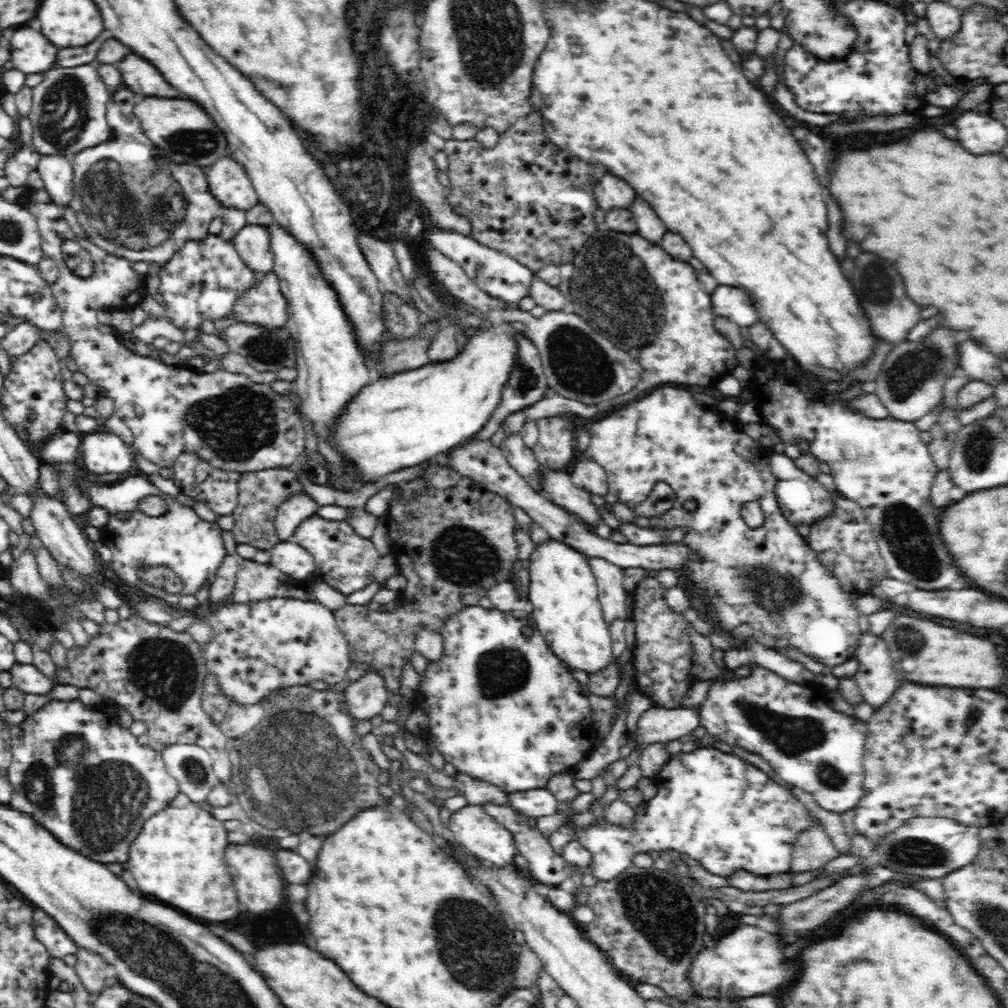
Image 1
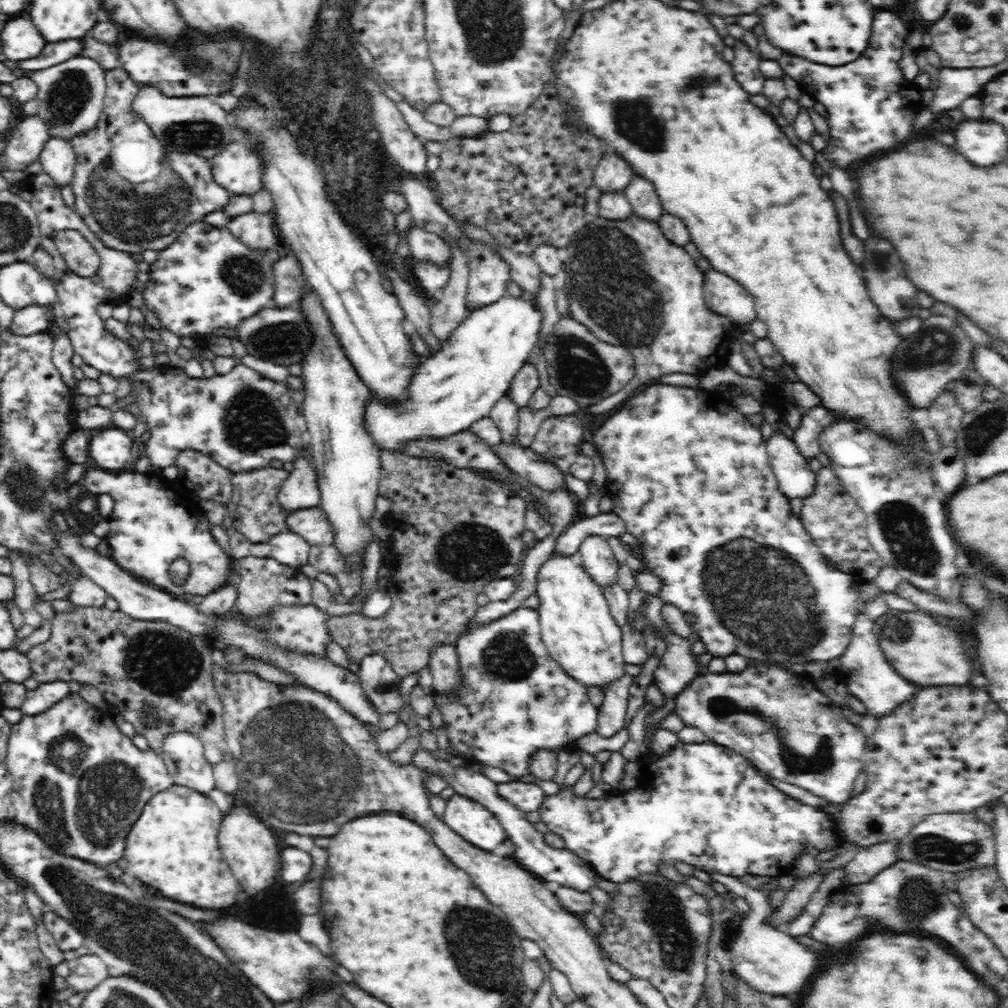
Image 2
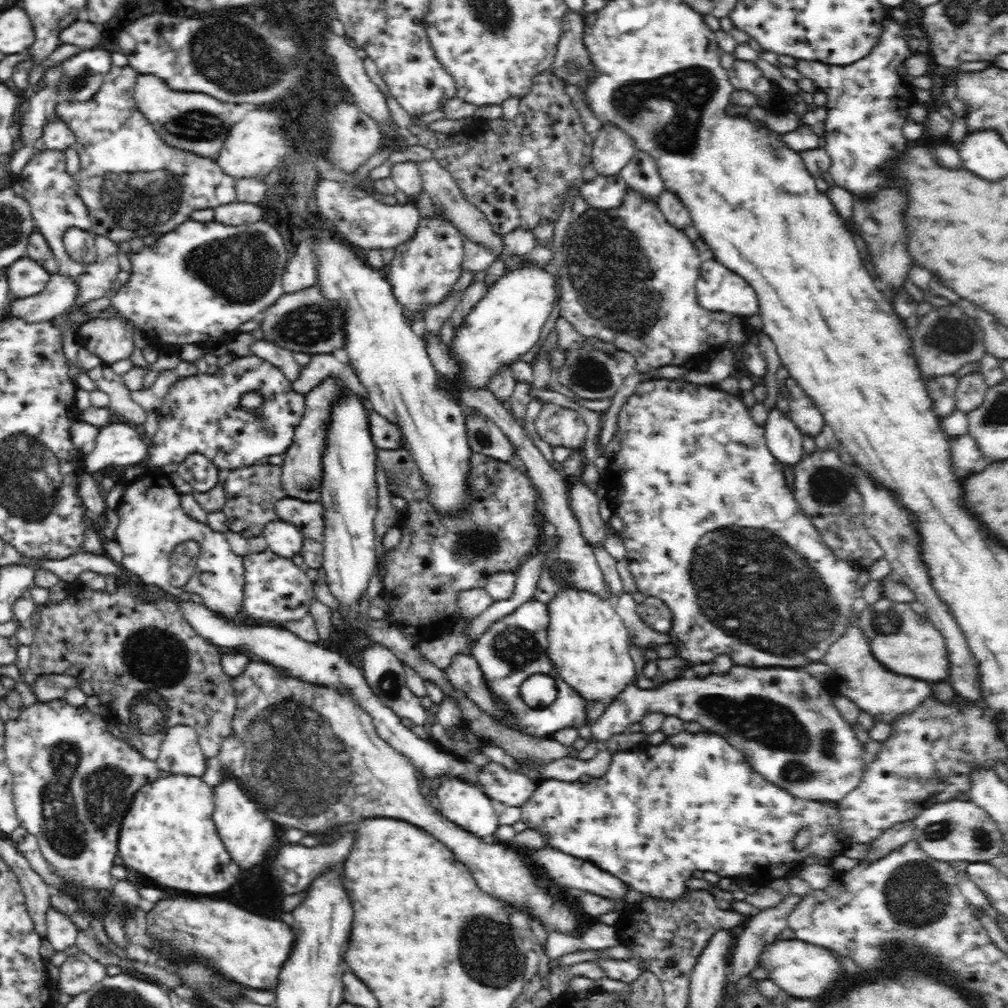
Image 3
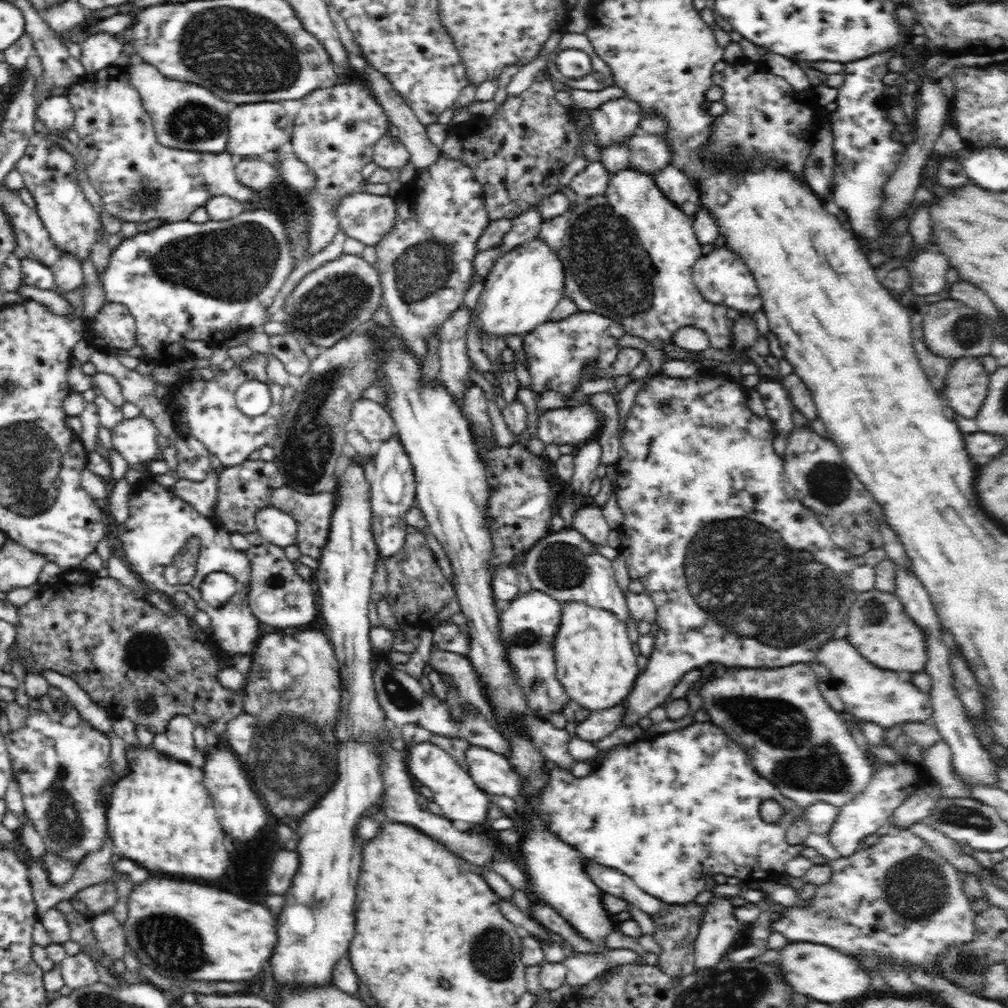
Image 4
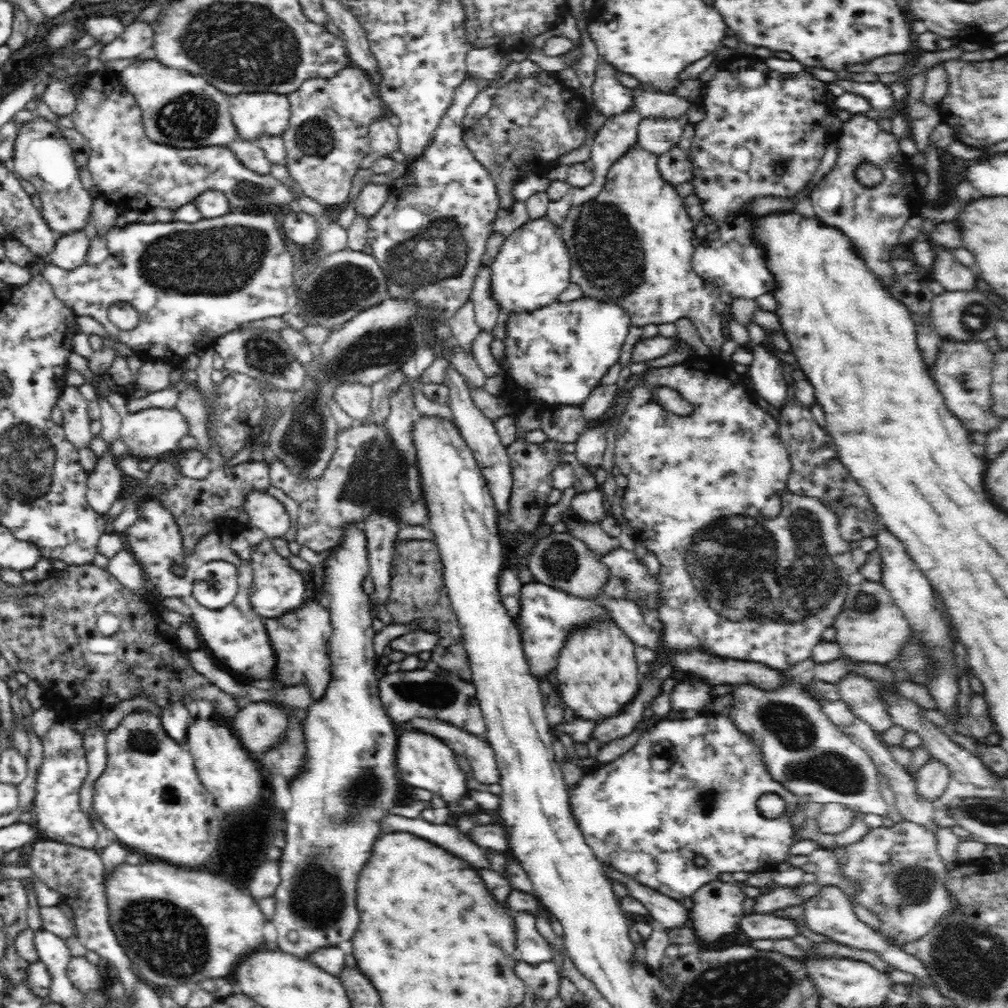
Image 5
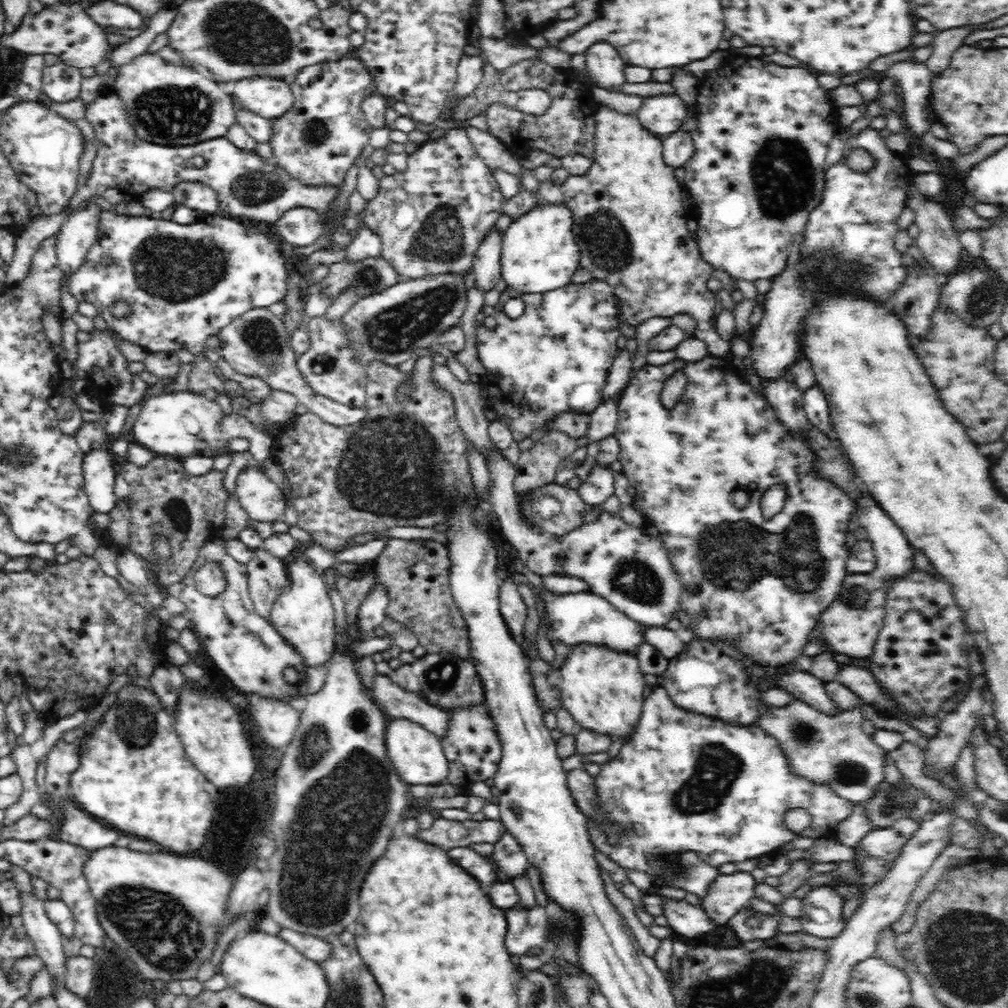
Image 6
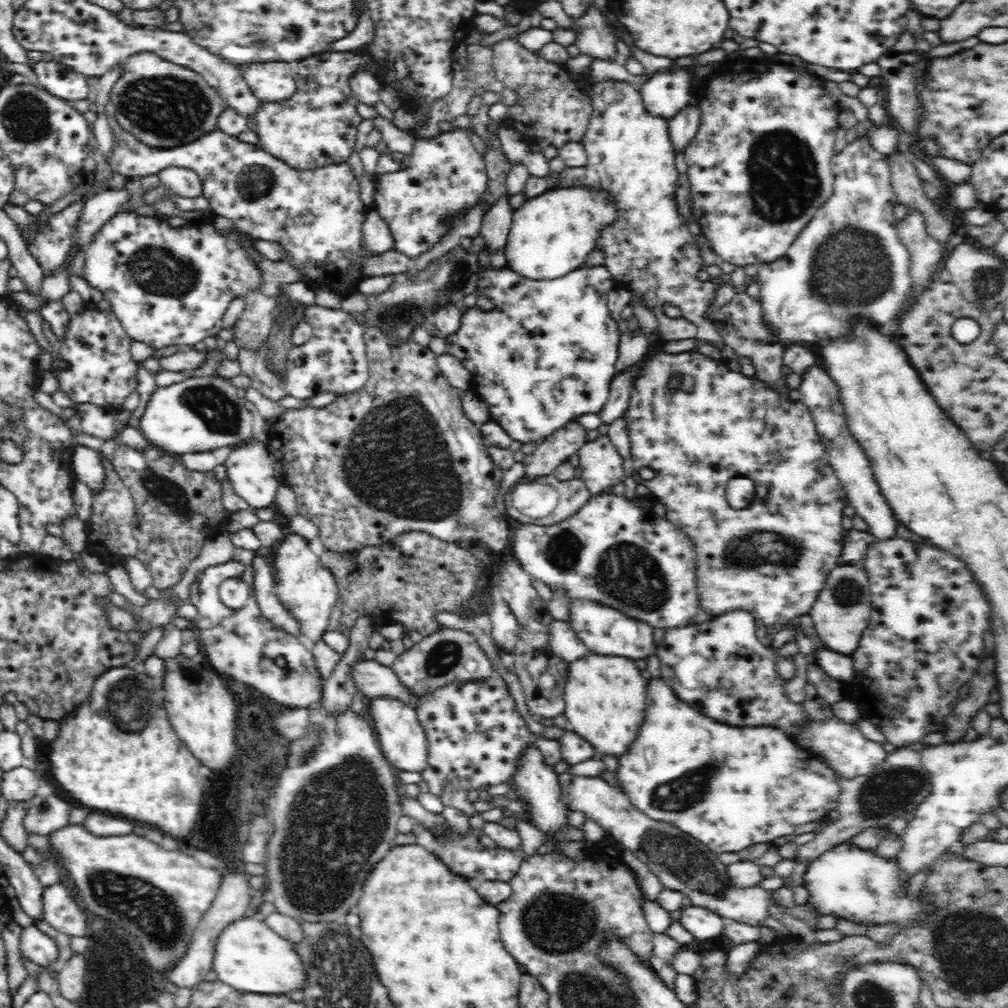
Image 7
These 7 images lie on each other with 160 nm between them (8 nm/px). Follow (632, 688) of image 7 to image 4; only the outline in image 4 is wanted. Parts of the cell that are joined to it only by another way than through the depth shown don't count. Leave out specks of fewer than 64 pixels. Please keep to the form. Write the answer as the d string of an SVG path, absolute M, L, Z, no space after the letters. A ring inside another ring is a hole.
M568 600L560 608L560 626L555 635L556 676L570 700L592 711L614 707L623 702L640 674L634 643L626 633L626 623L613 612Z

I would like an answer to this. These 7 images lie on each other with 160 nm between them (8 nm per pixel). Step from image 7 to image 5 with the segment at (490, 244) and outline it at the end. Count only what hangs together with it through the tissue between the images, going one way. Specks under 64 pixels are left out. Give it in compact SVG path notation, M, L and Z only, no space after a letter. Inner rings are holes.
M482 264L476 271L469 298L474 303L476 322L481 329L491 331L497 324L499 306L492 293L492 267Z

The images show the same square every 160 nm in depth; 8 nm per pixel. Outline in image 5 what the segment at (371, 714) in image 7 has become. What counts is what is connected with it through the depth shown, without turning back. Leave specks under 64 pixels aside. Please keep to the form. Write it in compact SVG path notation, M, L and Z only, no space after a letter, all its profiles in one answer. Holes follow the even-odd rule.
M400 728L396 743L397 770L400 780L414 788L424 788L436 793L444 802L468 801L468 782L456 763L456 753L438 737L414 730Z

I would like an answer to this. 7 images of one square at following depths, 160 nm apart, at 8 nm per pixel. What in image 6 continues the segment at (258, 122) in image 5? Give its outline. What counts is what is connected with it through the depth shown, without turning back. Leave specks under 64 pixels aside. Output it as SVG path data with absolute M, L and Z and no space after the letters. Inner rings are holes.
M258 75L228 81L225 91L244 107L268 120L282 116L292 108L295 98L291 85L282 77Z

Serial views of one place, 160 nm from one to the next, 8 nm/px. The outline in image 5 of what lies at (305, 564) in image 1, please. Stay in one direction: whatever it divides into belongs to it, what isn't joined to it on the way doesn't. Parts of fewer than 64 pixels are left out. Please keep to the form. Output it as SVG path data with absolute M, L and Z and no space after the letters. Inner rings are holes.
M250 489L243 498L243 507L250 525L263 531L268 538L282 538L289 529L291 518L284 504L268 491Z

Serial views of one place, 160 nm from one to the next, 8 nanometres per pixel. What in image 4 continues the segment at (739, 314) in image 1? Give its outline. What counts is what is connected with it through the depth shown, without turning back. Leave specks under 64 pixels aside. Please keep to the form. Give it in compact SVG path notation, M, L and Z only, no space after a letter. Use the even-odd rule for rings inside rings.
M718 248L710 252L708 256L702 255L694 264L692 269L694 284L699 288L700 294L704 299L724 305L728 308L734 308L741 314L750 316L756 314L762 308L762 298L759 295L759 289L756 288L756 281L752 273L748 271L746 263L732 251L726 248Z

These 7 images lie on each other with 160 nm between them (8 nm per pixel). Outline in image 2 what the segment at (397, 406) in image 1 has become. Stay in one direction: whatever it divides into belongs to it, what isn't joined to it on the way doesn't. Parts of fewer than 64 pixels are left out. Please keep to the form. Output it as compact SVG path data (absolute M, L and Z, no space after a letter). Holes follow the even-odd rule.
M504 296L492 304L470 313L442 342L441 349L424 361L424 372L412 388L412 412L408 416L392 416L380 404L372 404L368 420L376 432L379 452L404 454L412 442L438 440L468 431L477 421L490 416L498 400L507 396L512 380L528 360L534 344L542 312L530 306L530 300Z

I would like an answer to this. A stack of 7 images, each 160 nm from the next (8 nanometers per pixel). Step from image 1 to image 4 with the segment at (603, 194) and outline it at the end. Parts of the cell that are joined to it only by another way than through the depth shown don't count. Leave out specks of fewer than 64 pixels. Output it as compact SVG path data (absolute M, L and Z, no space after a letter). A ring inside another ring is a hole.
M624 97L609 100L600 108L590 110L590 118L600 152L626 143L640 132L640 105Z

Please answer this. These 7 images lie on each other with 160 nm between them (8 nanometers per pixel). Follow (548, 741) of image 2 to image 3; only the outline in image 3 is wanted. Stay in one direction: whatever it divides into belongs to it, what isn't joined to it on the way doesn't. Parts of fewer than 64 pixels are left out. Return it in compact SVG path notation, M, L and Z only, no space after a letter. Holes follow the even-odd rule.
M532 598L514 612L508 613L508 616L494 621L482 636L471 642L469 653L479 662L484 681L490 687L494 699L498 699L504 707L504 716L490 717L500 725L538 739L554 738L554 734L563 728L578 729L591 724L591 721L587 720L587 701L561 679L546 651L548 622L547 603ZM533 674L544 674L554 679L557 697L552 704L535 708L528 706L522 699L521 684Z

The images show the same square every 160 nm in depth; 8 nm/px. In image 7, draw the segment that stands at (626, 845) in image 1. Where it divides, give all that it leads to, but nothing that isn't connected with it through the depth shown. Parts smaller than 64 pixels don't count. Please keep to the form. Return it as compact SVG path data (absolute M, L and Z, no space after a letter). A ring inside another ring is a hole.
M661 677L648 680L648 696L646 698L648 698L648 708L646 708L644 724L640 726L640 732L638 732L636 740L632 742L630 751L618 758L619 766L615 772L619 790L624 791L628 795L628 799L630 799L630 803L636 805L644 814L676 826L676 828L692 835L695 839L702 841L708 849L712 849L714 853L720 855L725 852L738 853L756 843L773 844L776 838L793 834L797 826L820 820L821 818L827 818L828 814L835 810L840 787L832 768L826 762L814 756L811 750L799 746L793 738L784 734L780 729L768 726L736 728L736 726L720 724L720 722L716 722L716 720L712 720L712 718L708 718L708 716L692 710L686 702L682 702L680 698L676 698L674 690L668 688Z

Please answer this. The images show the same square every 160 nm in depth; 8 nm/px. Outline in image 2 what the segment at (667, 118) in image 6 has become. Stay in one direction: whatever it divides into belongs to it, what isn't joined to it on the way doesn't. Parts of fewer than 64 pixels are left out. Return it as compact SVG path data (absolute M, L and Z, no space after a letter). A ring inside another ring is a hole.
M634 174L632 184L623 192L630 205L632 205L632 210L636 216L652 220L658 224L664 212L654 186L648 180Z

